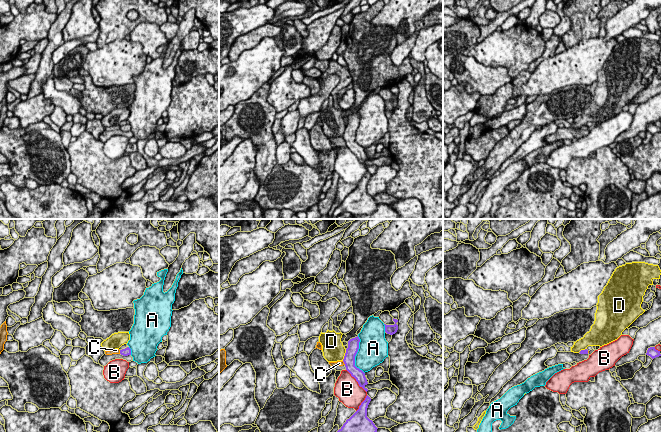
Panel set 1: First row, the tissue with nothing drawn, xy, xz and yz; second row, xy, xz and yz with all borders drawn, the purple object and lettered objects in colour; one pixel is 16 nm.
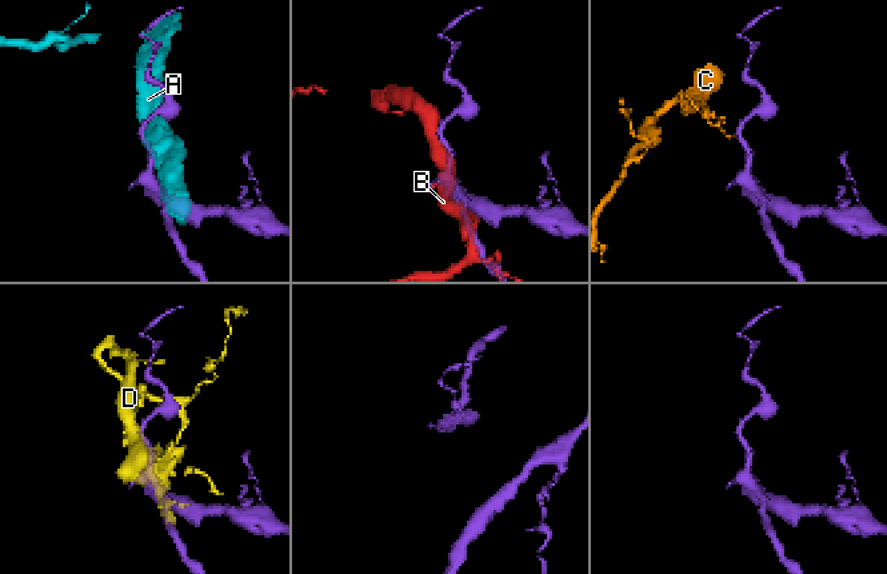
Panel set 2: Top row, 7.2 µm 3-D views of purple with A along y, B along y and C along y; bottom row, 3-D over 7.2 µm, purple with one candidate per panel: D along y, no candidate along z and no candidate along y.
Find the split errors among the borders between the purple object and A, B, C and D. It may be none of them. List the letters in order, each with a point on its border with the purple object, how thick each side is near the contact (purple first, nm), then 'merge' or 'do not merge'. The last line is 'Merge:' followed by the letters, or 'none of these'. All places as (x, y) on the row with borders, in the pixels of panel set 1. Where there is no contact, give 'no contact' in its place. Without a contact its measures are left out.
A: xz (355, 355) | 190/420 nm | do not merge
B: xz (356, 380) | 180/400 nm | do not merge
C: xy (120, 352) | 130/90 nm | do not merge
D: xz (345, 355) | 190/360 nm | do not merge
Merge: none of these

